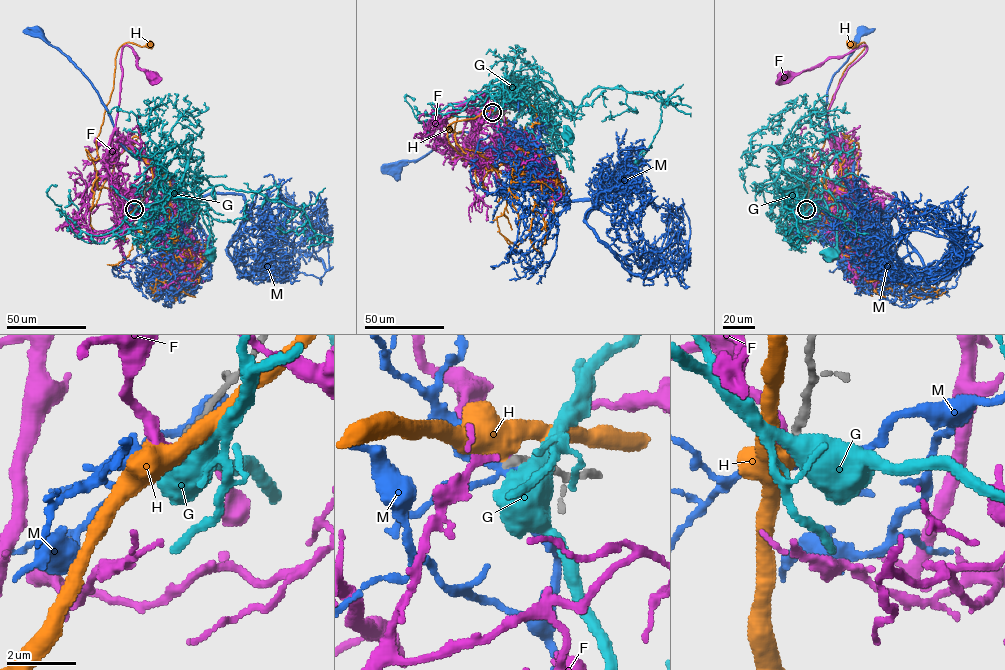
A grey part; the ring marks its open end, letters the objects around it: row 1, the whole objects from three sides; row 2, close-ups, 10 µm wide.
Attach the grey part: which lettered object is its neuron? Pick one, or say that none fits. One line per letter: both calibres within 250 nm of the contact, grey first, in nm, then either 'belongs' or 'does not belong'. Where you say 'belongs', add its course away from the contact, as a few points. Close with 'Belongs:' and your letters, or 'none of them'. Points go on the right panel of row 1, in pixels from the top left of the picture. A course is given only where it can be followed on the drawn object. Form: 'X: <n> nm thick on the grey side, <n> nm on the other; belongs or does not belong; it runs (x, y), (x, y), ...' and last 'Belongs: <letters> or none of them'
F: 280 nm thick on the grey side, 200 nm on the other; does not belong
G: 280 nm thick on the grey side, 550 nm on the other; does not belong
H: 280 nm thick on the grey side, 480 nm on the other; does not belong
M: 280 nm thick on the grey side, 180 nm on the other; does not belong
Belongs: none of them

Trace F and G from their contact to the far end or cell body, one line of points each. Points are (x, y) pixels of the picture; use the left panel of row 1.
F: (134, 209), (131, 199), (153, 168), (115, 127), (122, 48), (132, 48), (137, 66), (152, 75)
G: (134, 208), (169, 199), (191, 147), (184, 186), (208, 229), (212, 255)

